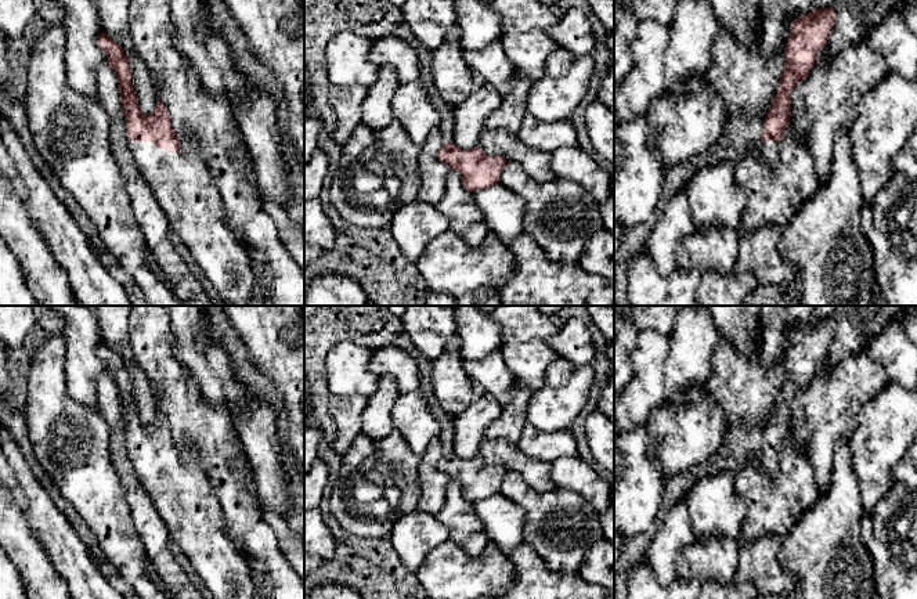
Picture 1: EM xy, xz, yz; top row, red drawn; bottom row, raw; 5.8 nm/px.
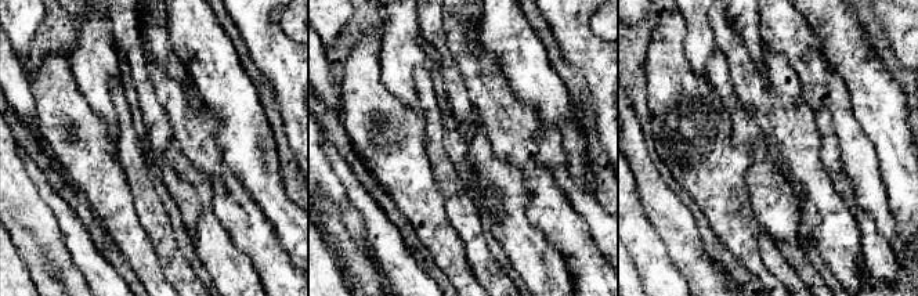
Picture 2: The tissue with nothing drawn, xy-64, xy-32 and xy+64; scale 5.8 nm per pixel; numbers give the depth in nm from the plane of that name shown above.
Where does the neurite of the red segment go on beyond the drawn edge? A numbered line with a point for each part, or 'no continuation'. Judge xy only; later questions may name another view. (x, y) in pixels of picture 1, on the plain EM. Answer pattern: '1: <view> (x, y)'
1: xy (183, 495)

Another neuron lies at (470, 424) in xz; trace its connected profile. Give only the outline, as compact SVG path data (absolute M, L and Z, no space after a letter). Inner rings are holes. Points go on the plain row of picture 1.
M485 393L455 415L452 454L462 461L470 461L477 457L480 444L485 439L487 426L499 416L502 408L503 405L492 394Z

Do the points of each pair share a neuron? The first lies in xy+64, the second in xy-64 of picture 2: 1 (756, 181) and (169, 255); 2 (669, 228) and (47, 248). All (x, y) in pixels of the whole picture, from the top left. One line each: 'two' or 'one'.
1: one
2: two

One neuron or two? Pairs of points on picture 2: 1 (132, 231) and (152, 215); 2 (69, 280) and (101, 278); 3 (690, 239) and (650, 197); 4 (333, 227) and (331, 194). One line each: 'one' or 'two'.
1: two
2: two
3: one
4: two

